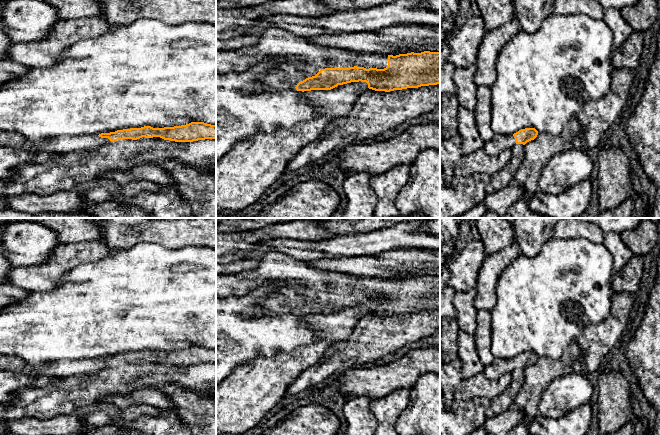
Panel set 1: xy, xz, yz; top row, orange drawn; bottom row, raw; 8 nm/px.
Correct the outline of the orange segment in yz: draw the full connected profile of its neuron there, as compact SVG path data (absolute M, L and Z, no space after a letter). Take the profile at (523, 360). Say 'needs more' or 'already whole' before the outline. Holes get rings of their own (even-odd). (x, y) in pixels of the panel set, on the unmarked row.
needs more | M535 352L521 353L509 360L495 358L491 364L484 366L483 373L487 378L493 380L503 374L511 373L515 368L525 369L527 366L534 364L537 359L538 355Z

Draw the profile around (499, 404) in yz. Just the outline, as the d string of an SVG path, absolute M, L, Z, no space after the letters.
M515 368L511 372L512 380L509 387L491 399L491 405L486 413L487 417L493 417L505 412L514 402L517 394L525 382L525 372L523 368Z

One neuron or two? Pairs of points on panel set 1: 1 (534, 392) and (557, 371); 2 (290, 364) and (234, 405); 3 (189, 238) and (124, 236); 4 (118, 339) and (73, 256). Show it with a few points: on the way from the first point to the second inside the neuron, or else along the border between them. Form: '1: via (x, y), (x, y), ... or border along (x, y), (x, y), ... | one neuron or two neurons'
1: via (537, 386), (551, 372) | one neuron
2: via (276, 373), (268, 377), (248, 394) | one neuron
3: via (173, 233), (140, 233) | one neuron
4: border along (101, 259), (78, 265), (59, 279) | two neurons

